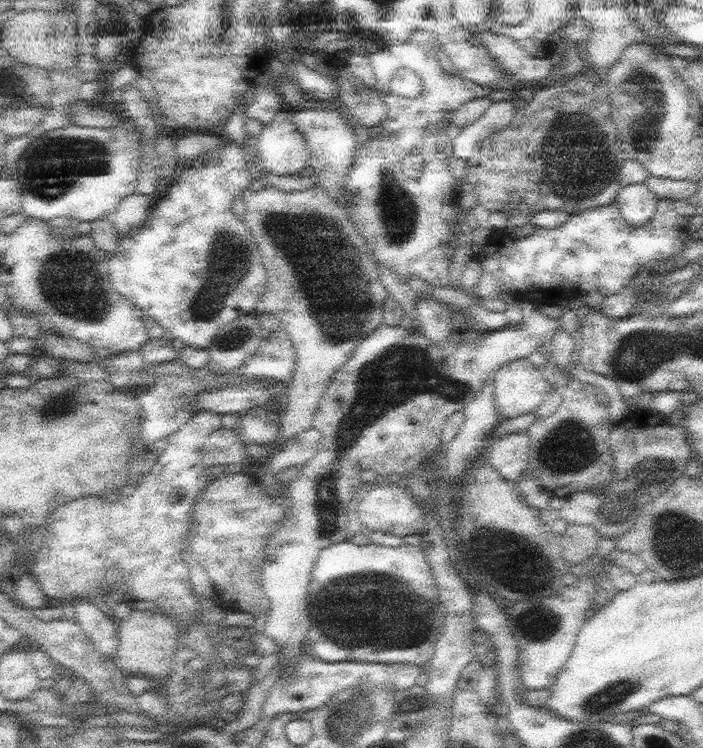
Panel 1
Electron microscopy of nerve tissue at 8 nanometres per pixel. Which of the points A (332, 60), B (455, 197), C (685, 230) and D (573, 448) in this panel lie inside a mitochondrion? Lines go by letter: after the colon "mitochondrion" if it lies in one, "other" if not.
A: other
B: other
C: other
D: mitochondrion

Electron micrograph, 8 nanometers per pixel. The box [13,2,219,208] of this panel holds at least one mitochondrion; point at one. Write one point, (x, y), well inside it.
(67, 159)

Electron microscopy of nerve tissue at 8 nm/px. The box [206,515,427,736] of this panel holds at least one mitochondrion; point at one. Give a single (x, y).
(342, 687)

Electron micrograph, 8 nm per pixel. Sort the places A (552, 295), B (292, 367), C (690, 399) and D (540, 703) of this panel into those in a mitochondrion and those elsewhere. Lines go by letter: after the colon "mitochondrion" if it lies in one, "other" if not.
A: other
B: other
C: other
D: other

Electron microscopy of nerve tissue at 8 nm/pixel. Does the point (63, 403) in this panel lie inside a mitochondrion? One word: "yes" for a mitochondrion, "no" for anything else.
yes

